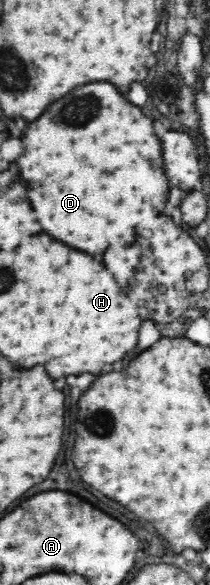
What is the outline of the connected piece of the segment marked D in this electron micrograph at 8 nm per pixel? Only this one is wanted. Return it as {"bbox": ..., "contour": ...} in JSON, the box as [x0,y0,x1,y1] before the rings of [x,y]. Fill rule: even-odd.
{"bbox":[16,82,168,254],"contour":[[[98,82],[98,84],[86,84],[82,88],[74,88],[74,92],[66,94],[64,98],[56,100],[54,104],[50,104],[46,108],[46,112],[32,124],[28,124],[26,134],[22,134],[22,144],[24,144],[24,152],[20,154],[20,158],[16,160],[18,170],[20,170],[20,178],[26,180],[26,194],[32,202],[32,208],[36,210],[38,222],[40,226],[54,238],[66,242],[72,248],[78,248],[82,252],[88,254],[102,254],[116,238],[120,238],[122,234],[126,234],[128,228],[132,228],[132,234],[152,226],[152,222],[162,214],[164,204],[168,200],[168,178],[164,174],[164,160],[162,160],[162,146],[158,136],[154,134],[154,126],[152,120],[148,116],[142,114],[142,110],[134,104],[130,104],[112,84],[108,82]]]}

